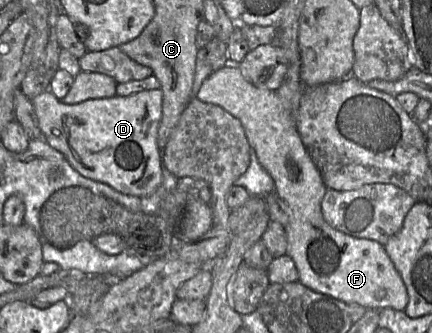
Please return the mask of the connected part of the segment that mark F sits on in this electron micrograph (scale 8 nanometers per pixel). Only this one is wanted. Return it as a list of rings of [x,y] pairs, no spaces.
[[[231,64],[213,71],[202,83],[197,98],[220,106],[239,119],[250,147],[272,177],[275,190],[289,210],[289,222],[284,227],[287,255],[295,263],[298,281],[313,291],[347,304],[404,311],[408,304],[407,289],[384,245],[347,235],[325,221],[321,202],[328,188],[302,142],[296,122],[277,92],[253,85],[244,78],[238,65]]]

